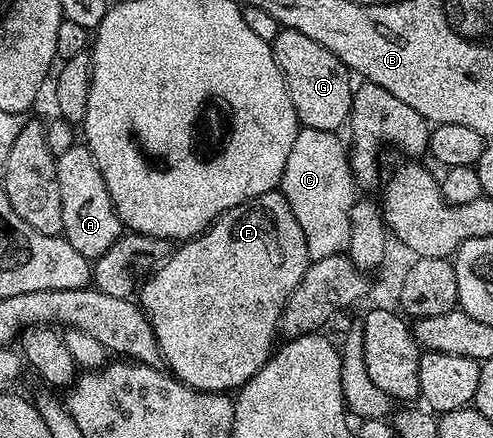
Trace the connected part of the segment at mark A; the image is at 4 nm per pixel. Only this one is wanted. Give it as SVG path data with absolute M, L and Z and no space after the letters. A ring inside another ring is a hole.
M75 142L72 150L56 157L56 178L60 182L60 206L64 214L62 235L72 246L72 250L80 250L87 258L97 258L123 235L122 219L116 214L112 198L108 194L108 186L92 158L90 149L85 143Z

